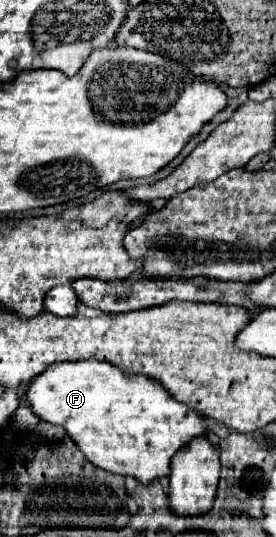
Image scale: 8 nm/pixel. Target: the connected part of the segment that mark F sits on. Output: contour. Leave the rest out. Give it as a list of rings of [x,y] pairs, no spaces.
[[[98,360],[50,364],[28,384],[24,400],[40,420],[54,426],[62,426],[72,438],[72,442],[78,446],[78,450],[82,450],[82,454],[94,466],[114,474],[134,476],[140,484],[148,484],[154,478],[168,476],[170,458],[174,456],[174,452],[186,442],[190,442],[194,436],[202,436],[206,432],[202,416],[170,398],[168,392],[156,380],[144,376],[126,378],[116,366]]]

